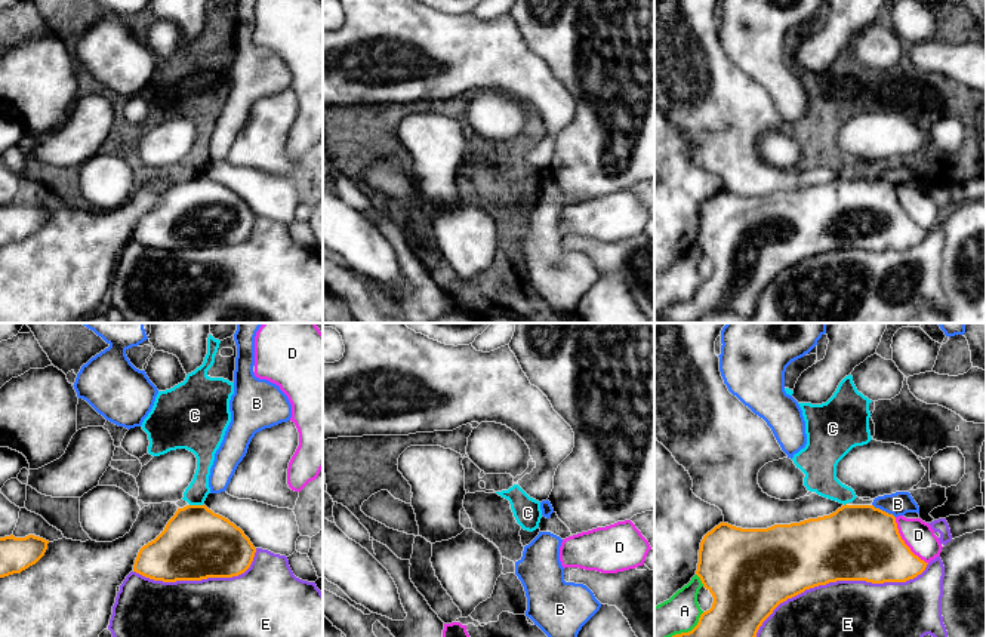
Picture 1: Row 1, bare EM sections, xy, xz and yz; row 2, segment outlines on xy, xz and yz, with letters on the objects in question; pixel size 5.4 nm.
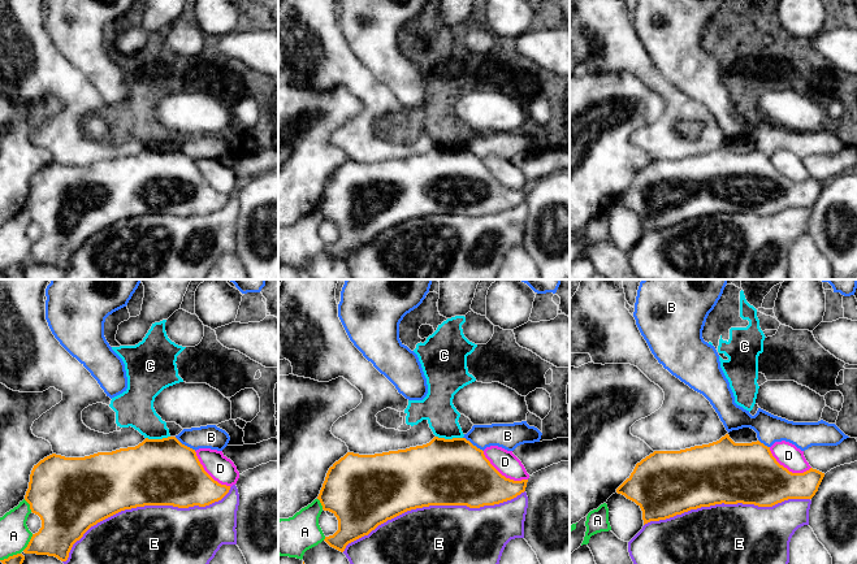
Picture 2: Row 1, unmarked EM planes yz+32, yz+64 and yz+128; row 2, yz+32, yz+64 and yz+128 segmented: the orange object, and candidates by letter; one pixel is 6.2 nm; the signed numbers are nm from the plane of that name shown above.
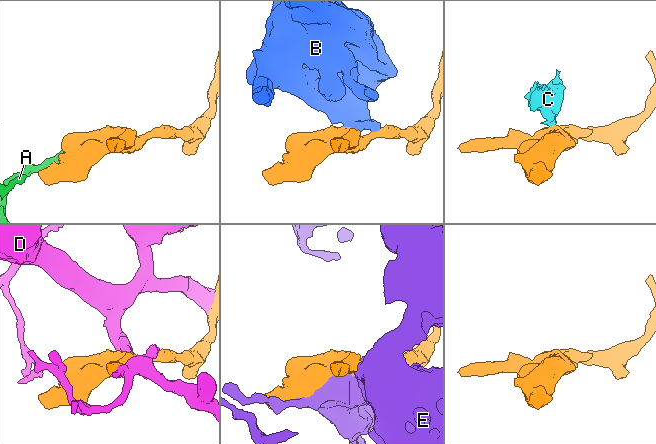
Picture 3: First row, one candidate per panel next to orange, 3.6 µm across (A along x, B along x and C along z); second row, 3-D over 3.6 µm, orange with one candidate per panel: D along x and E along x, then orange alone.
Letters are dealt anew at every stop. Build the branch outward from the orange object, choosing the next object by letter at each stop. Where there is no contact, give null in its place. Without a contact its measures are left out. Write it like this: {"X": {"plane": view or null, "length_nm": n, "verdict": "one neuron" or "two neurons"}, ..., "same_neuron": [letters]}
{"A": {"plane": "yz", "length_nm": 320, "verdict": "two neurons"}, "B": {"plane": "yz", "length_nm": 150, "verdict": "two neurons"}, "C": {"plane": "xy", "length_nm": 70, "verdict": "two neurons"}, "D": {"plane": "yz", "length_nm": 320, "verdict": "two neurons"}, "E": {"plane": "yz", "length_nm": 1100, "verdict": "two neurons"}, "same_neuron": []}

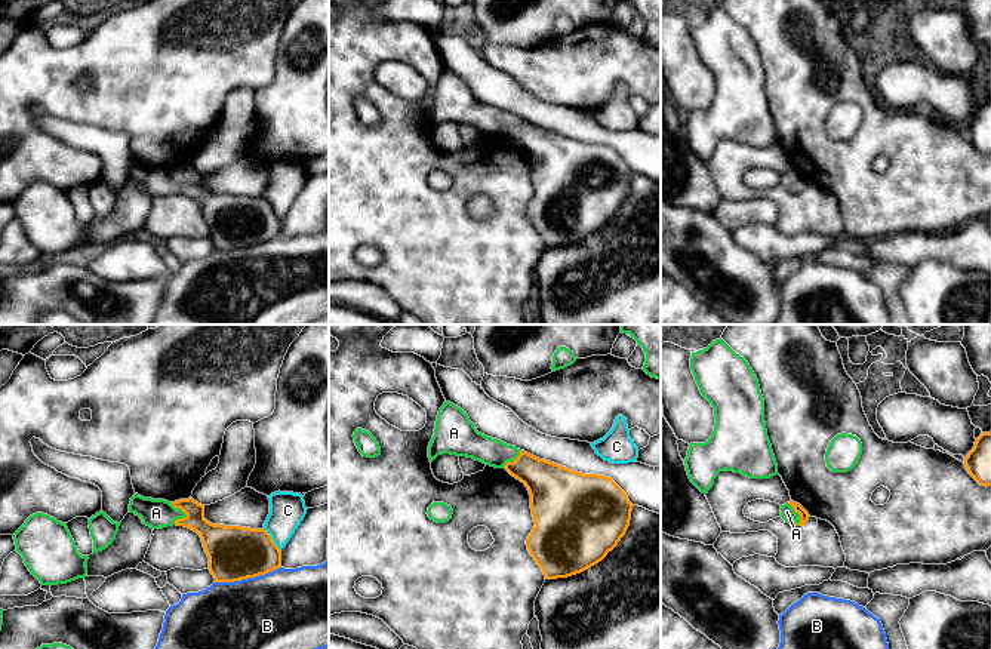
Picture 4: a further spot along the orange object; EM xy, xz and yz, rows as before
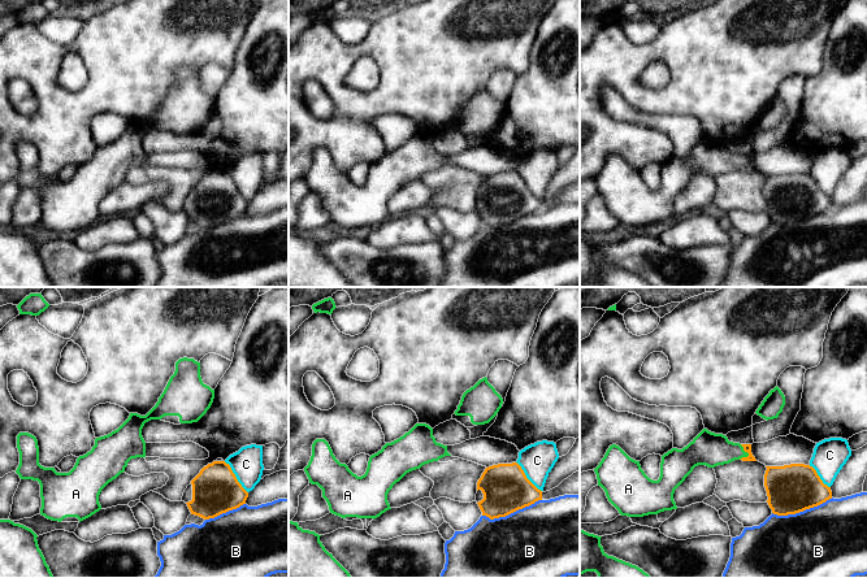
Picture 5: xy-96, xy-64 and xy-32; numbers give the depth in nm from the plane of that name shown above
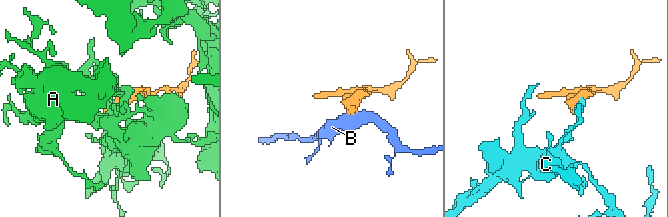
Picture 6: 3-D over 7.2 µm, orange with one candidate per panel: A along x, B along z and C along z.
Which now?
{"A": {"plane": "yz", "length_nm": 140, "verdict": "one neuron"}, "B": {"plane": "xy", "length_nm": 380, "verdict": "two neurons"}, "C": {"plane": "xy", "length_nm": 160, "verdict": "two neurons"}, "same_neuron": ["A"]}

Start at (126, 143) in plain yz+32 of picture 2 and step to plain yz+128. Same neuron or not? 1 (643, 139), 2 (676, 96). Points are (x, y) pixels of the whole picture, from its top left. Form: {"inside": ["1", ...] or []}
{"inside": ["1", "2"]}

